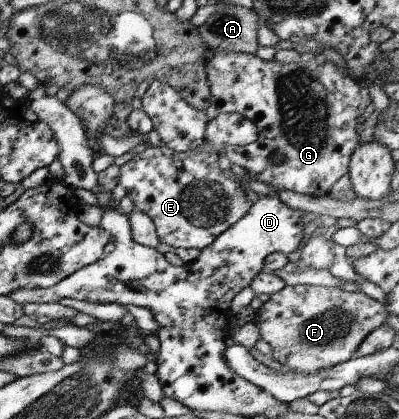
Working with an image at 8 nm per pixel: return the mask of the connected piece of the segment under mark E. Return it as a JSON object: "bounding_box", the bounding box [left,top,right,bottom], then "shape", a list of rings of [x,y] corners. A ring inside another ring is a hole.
{"bounding_box":[117,112,259,249],"shape":[[[219,112],[212,117],[204,129],[204,141],[195,149],[186,152],[176,152],[161,144],[154,148],[151,145],[141,153],[135,154],[130,160],[119,165],[117,185],[125,189],[125,195],[133,201],[135,209],[145,213],[153,222],[158,243],[169,247],[193,247],[203,249],[236,221],[248,212],[252,202],[247,198],[246,191],[231,178],[223,177],[217,166],[219,151],[225,146],[244,146],[257,139],[259,128],[255,122],[243,117],[239,112]]]}

